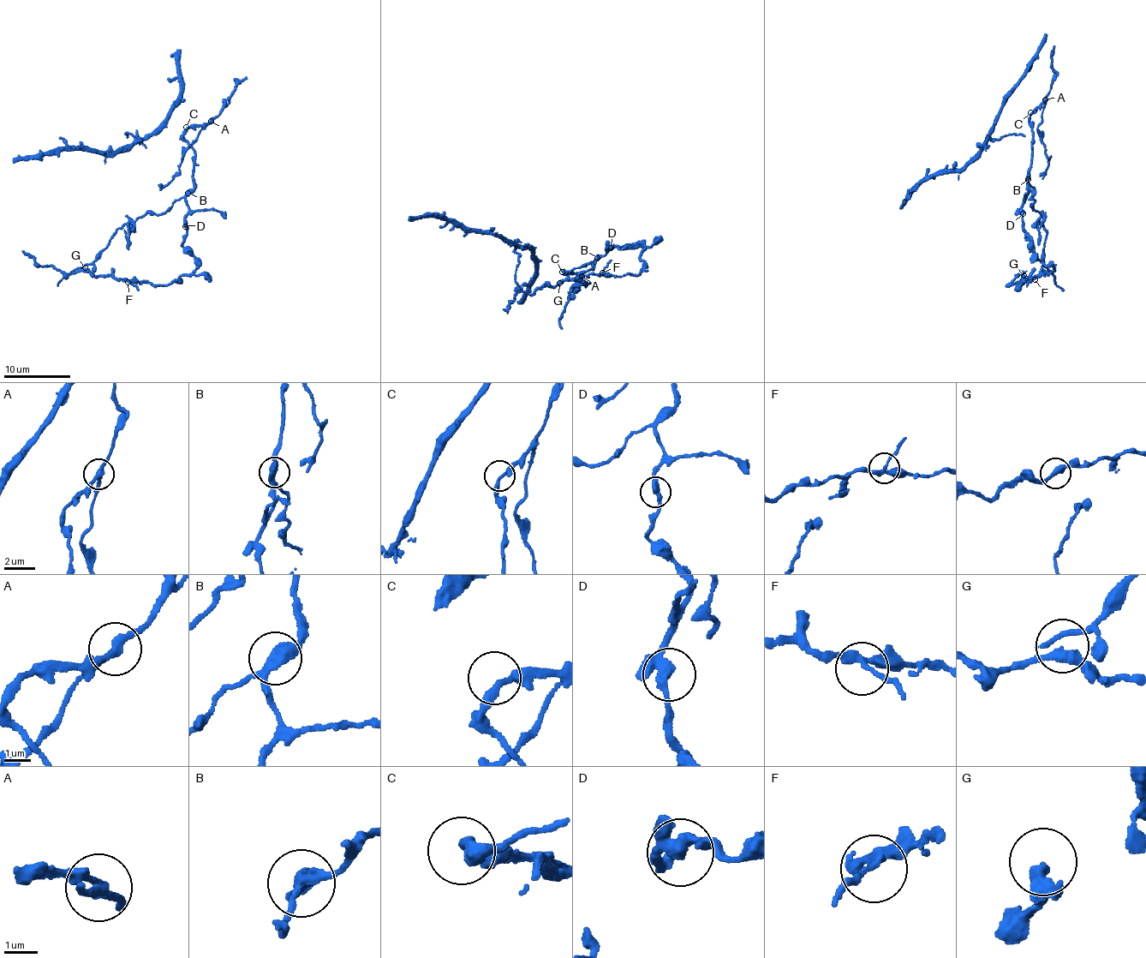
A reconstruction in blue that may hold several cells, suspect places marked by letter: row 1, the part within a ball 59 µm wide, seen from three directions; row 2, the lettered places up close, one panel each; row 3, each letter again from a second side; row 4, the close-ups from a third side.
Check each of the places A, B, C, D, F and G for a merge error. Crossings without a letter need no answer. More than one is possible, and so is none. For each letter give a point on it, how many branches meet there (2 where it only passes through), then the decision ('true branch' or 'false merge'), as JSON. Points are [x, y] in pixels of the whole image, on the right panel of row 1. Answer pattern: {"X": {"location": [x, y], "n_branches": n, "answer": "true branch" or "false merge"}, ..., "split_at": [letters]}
{"A": {"location": [1045, 99], "n_branches": 2, "answer": "false merge"}, "B": {"location": [1028, 179], "n_branches": 3, "answer": "false merge"}, "C": {"location": [1030, 112], "n_branches": 2, "answer": "true branch"}, "D": {"location": [1023, 213], "n_branches": 3, "answer": "true branch"}, "F": {"location": [1035, 279], "n_branches": 3, "answer": "true branch"}, "G": {"location": [1023, 275], "n_branches": 2, "answer": "true branch"}, "split_at": ["A", "B"]}

